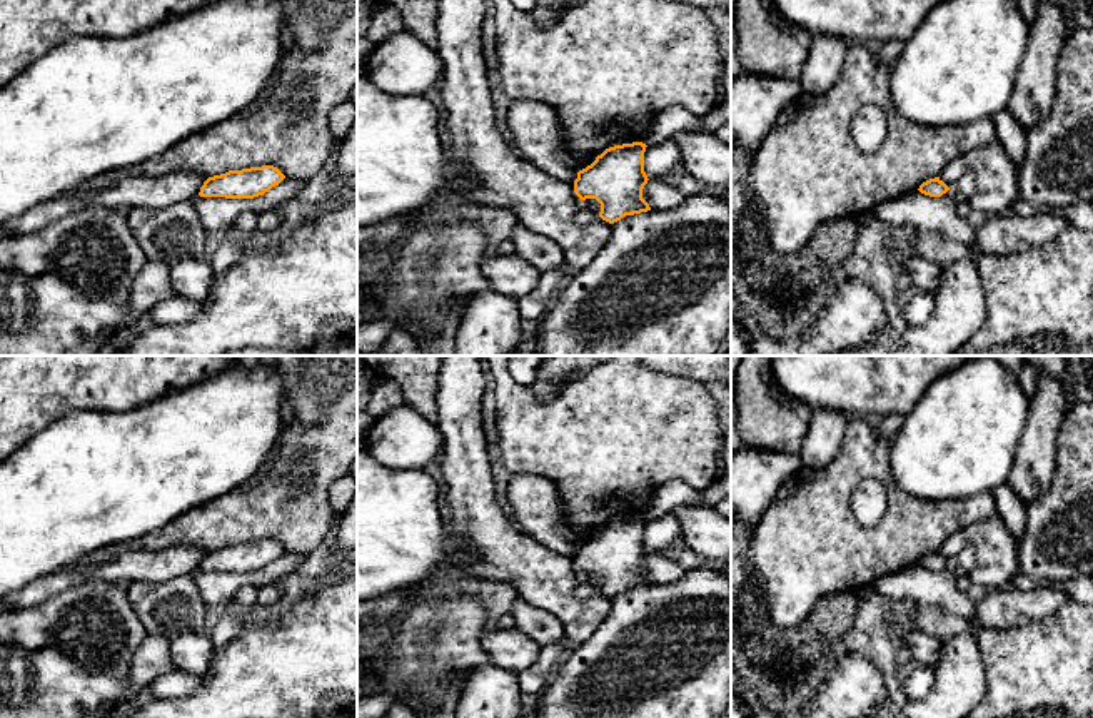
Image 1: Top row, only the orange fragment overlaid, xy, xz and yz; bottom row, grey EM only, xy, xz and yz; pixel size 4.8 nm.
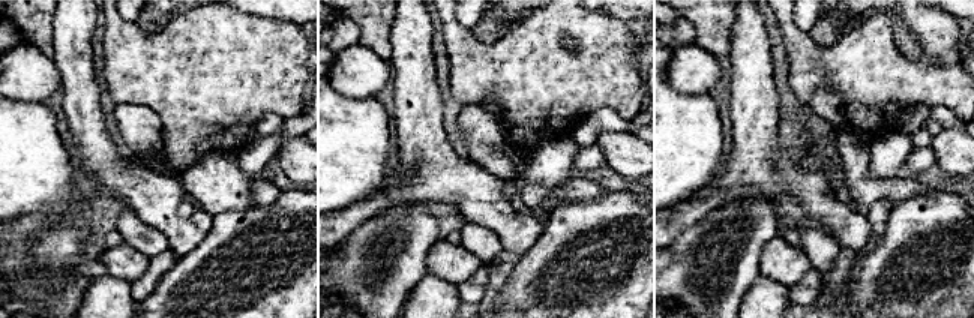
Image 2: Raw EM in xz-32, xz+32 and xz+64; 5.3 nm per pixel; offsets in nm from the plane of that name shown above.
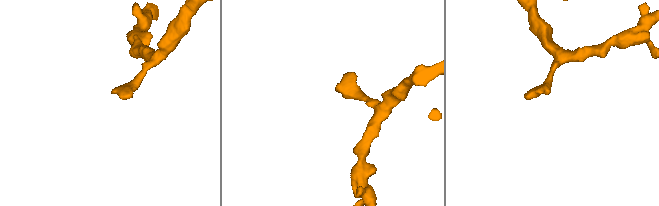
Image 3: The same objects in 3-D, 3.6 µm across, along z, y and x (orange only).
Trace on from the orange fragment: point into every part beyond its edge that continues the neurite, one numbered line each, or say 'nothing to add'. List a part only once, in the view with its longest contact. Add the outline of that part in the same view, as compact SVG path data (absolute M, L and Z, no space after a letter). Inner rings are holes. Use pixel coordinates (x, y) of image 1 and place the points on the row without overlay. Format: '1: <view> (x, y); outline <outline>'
nothing to add

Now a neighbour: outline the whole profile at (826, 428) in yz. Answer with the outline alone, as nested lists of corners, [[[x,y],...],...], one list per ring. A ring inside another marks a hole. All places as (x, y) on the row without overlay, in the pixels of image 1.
[[[824,407],[811,411],[801,447],[801,464],[809,469],[826,468],[838,454],[848,427],[844,412]]]

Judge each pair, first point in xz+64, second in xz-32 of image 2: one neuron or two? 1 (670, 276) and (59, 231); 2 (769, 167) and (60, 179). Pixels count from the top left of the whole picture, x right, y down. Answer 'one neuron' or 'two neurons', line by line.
1: one neuron
2: two neurons

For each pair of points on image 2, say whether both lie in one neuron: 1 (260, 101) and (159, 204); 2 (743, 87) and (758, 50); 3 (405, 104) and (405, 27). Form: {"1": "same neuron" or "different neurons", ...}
{"1": "different neurons", "2": "same neuron", "3": "same neuron"}

